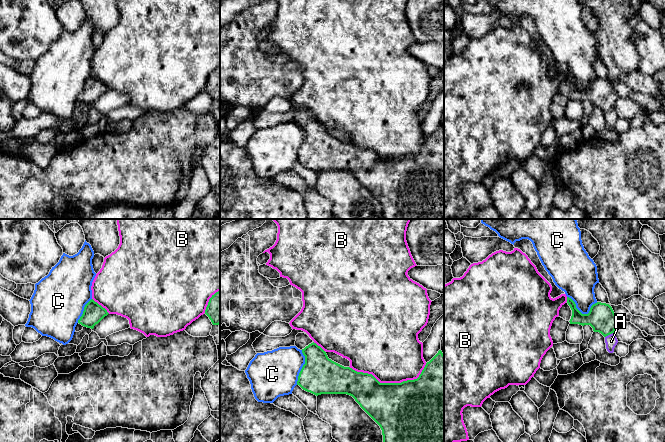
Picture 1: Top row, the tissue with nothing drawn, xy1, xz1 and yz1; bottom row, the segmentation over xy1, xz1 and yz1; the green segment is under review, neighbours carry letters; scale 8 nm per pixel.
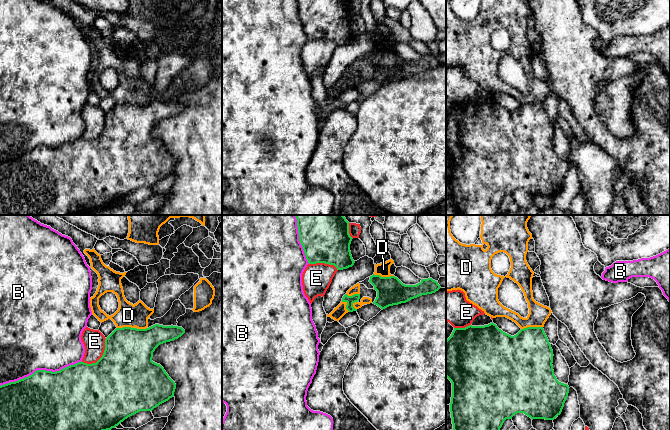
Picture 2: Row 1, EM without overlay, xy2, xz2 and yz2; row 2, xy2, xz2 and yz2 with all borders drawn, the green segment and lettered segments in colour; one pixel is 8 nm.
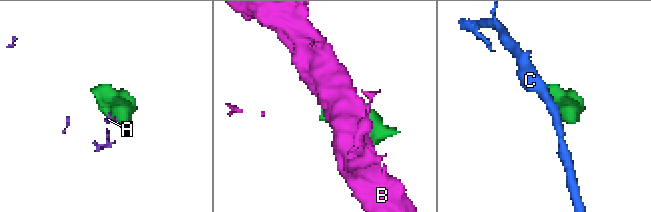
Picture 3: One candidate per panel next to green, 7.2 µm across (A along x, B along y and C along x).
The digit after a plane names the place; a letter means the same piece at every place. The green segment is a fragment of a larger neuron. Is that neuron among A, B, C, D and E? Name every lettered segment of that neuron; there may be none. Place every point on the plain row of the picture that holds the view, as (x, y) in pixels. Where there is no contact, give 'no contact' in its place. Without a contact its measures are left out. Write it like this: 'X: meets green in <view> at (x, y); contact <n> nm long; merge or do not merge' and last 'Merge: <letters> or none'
A: meets green in yz1 at (609, 110); contact 80 nm long; do not merge
B: meets green in xz1 at (390, 159); contact 600 nm long; do not merge
C: meets green in yz1 at (581, 89); contact 260 nm long; do not merge
D: meets green in yz2 at (531, 103); contact 180 nm long; do not merge
E: meets green in xy2 at (101, 133); contact 280 nm long; do not merge
Merge: none

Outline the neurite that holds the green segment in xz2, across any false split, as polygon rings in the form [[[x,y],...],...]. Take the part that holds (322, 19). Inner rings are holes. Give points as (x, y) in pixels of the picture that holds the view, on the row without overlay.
[[[297,0],[297,3],[299,17],[309,40],[325,39],[334,41],[337,46],[354,41],[355,37],[350,27],[353,14],[349,10],[349,0]]]

